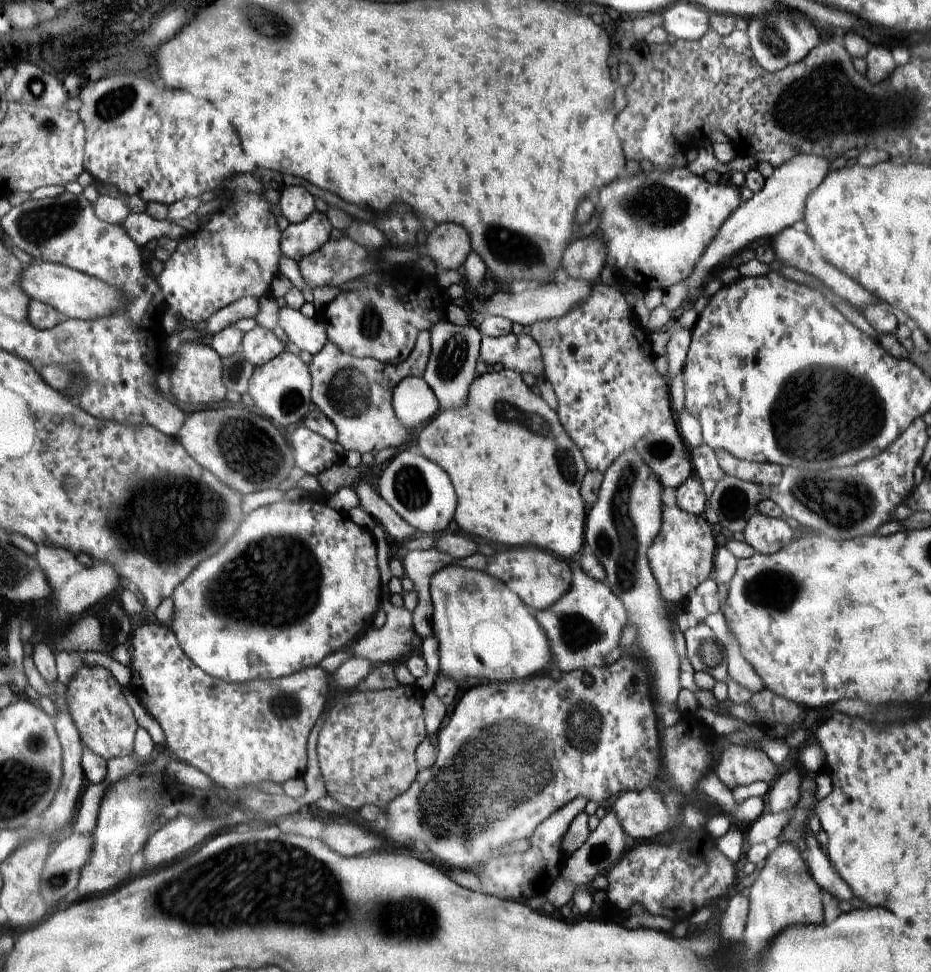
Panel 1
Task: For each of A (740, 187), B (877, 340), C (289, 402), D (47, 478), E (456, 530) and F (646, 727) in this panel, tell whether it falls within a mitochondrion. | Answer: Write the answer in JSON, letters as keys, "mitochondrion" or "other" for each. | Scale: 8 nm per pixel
{"A":"other","B":"other","C":"mitochondrion","D":"other","E":"other","F":"other"}

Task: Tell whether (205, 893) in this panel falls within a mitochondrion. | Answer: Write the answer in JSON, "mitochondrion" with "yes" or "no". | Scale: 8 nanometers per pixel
{"mitochondrion":"yes"}

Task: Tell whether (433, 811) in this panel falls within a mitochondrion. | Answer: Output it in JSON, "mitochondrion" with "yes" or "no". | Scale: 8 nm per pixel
{"mitochondrion":"yes"}

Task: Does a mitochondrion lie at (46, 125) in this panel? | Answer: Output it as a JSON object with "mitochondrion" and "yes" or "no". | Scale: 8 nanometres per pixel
{"mitochondrion":"yes"}

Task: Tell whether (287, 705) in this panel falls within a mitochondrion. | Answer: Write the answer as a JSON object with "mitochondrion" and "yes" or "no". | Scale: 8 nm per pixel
{"mitochondrion":"yes"}

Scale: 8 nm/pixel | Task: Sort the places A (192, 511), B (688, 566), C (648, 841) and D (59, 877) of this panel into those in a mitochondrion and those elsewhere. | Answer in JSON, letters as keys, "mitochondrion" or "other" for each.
{"A":"mitochondrion","B":"other","C":"other","D":"mitochondrion"}

